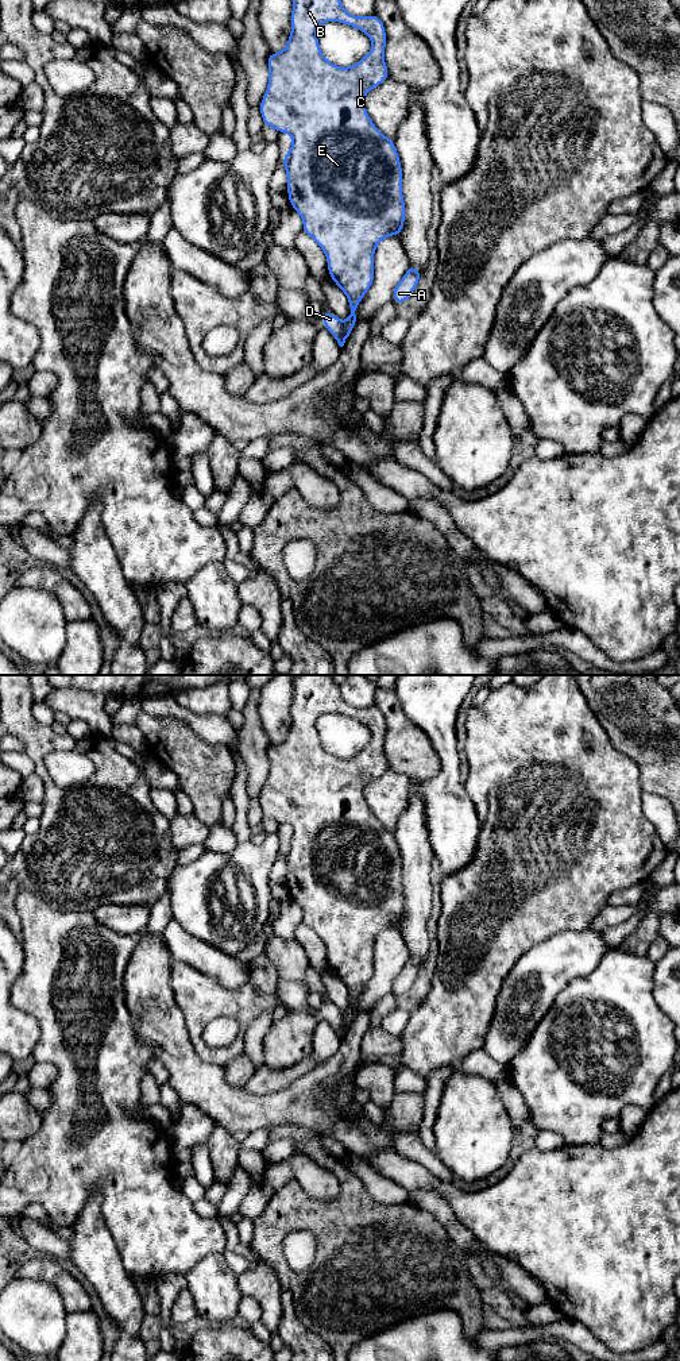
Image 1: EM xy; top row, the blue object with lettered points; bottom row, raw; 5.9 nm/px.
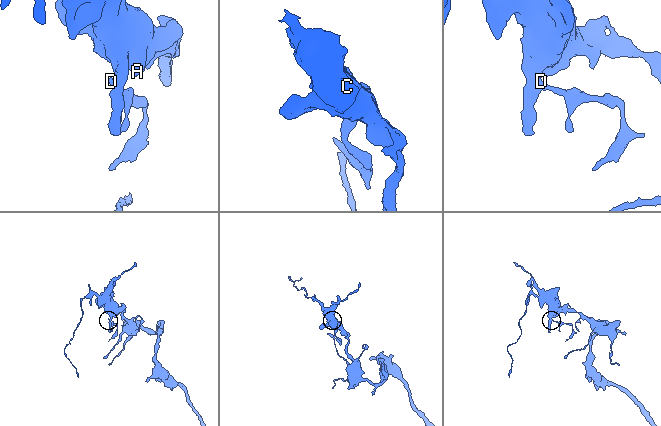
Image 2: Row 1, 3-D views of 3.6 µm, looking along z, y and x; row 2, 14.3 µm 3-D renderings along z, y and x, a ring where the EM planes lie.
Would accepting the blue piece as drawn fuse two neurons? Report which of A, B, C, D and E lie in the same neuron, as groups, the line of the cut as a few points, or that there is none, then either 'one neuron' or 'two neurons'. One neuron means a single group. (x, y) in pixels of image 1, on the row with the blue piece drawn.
A B C E / D | xy (343, 323), (343, 332), (337, 340) | two neurons

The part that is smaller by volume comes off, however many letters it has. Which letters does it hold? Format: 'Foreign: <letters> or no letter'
Foreign: D

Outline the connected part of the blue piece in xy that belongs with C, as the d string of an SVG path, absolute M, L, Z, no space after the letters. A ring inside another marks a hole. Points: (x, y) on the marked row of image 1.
M293 0L289 42L281 53L270 53L267 57L270 78L259 108L263 124L291 135L291 150L282 158L287 174L290 205L302 217L302 232L322 248L328 261L329 277L348 298L351 315L343 323L343 336L337 340L340 347L344 346L358 323L359 302L374 284L376 246L390 235L401 236L405 225L402 166L394 139L379 132L364 107L366 93L389 78L385 49L385 24L375 14L366 18L353 16L343 8L341 0ZM325 22L344 23L363 31L371 39L372 51L349 68L328 62L320 50L316 34L318 26Z

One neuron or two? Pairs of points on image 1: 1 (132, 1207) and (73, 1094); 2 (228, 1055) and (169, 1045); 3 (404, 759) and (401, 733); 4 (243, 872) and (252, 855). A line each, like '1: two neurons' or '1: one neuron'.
1: one neuron
2: two neurons
3: one neuron
4: one neuron

